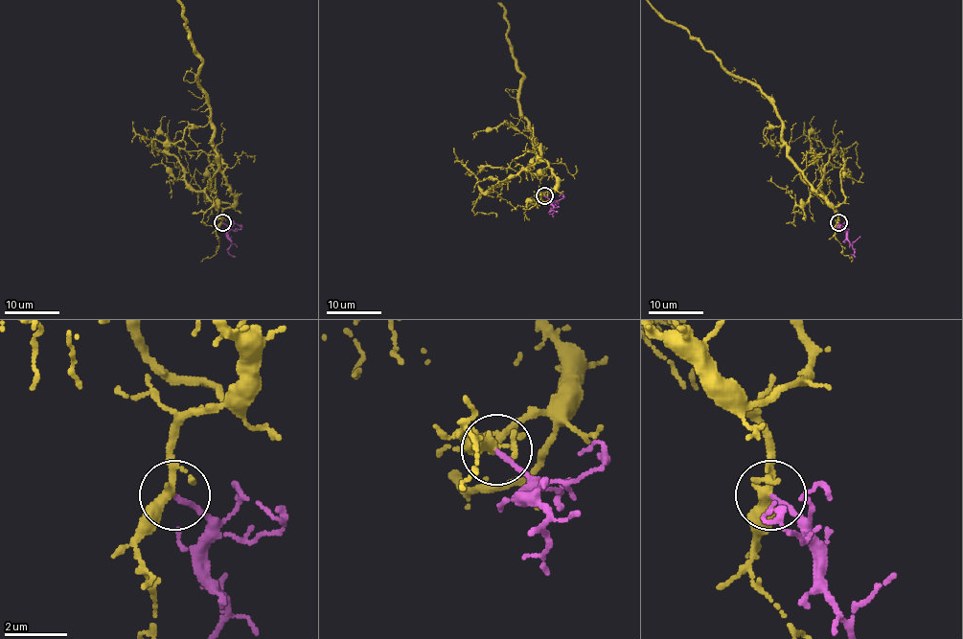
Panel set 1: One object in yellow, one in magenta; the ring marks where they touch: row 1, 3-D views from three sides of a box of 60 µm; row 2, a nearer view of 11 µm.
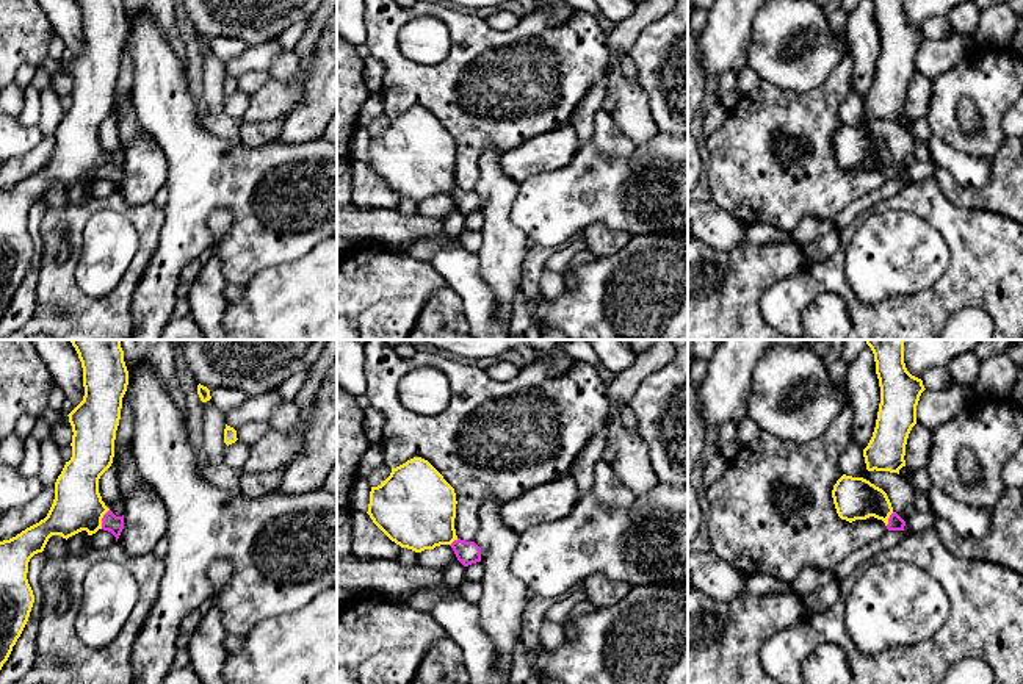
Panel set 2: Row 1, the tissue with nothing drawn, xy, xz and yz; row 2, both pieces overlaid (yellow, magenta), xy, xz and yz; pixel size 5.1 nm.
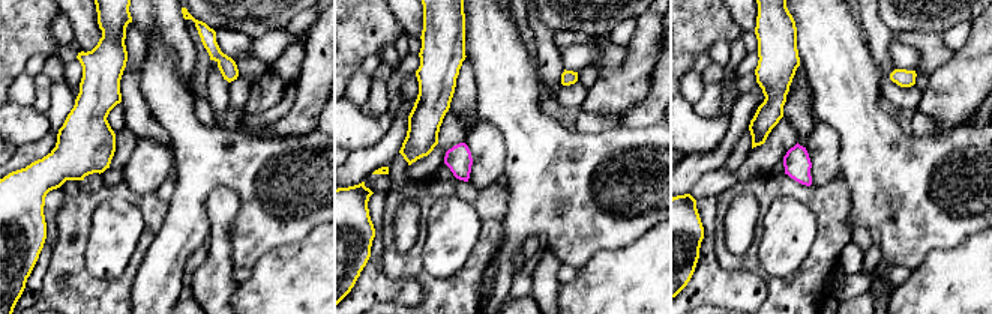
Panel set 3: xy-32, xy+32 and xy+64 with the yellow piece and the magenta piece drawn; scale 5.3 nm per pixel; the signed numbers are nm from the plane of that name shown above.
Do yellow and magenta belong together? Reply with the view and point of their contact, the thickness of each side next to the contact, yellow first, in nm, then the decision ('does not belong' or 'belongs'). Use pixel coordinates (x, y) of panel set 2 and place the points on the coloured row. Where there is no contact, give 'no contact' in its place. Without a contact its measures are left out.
xy (102, 517) | 260/90 nm | belongs

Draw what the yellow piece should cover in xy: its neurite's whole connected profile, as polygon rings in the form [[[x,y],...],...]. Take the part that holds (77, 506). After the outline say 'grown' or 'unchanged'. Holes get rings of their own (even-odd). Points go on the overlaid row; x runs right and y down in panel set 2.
[[[70,340],[70,343],[81,362],[85,387],[83,401],[67,415],[74,432],[72,457],[55,482],[55,499],[47,517],[16,537],[0,542],[0,670],[20,637],[34,603],[27,579],[30,559],[44,551],[52,535],[67,540],[81,531],[92,535],[103,529],[117,542],[124,529],[124,515],[116,517],[99,493],[99,479],[113,463],[122,398],[128,385],[121,340]]]; grown

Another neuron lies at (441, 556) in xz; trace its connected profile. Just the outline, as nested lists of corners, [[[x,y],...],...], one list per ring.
[[[440,545],[440,546],[436,546],[434,549],[425,549],[418,553],[417,563],[428,568],[443,570],[446,565],[450,565],[454,560],[457,560],[457,557],[453,548],[450,545]]]

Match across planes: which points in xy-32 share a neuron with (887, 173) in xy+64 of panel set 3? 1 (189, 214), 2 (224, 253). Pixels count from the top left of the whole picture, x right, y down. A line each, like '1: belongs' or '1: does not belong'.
1: belongs
2: does not belong

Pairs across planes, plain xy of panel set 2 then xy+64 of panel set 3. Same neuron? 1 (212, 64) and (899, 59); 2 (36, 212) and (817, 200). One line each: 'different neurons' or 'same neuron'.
1: different neurons
2: different neurons

